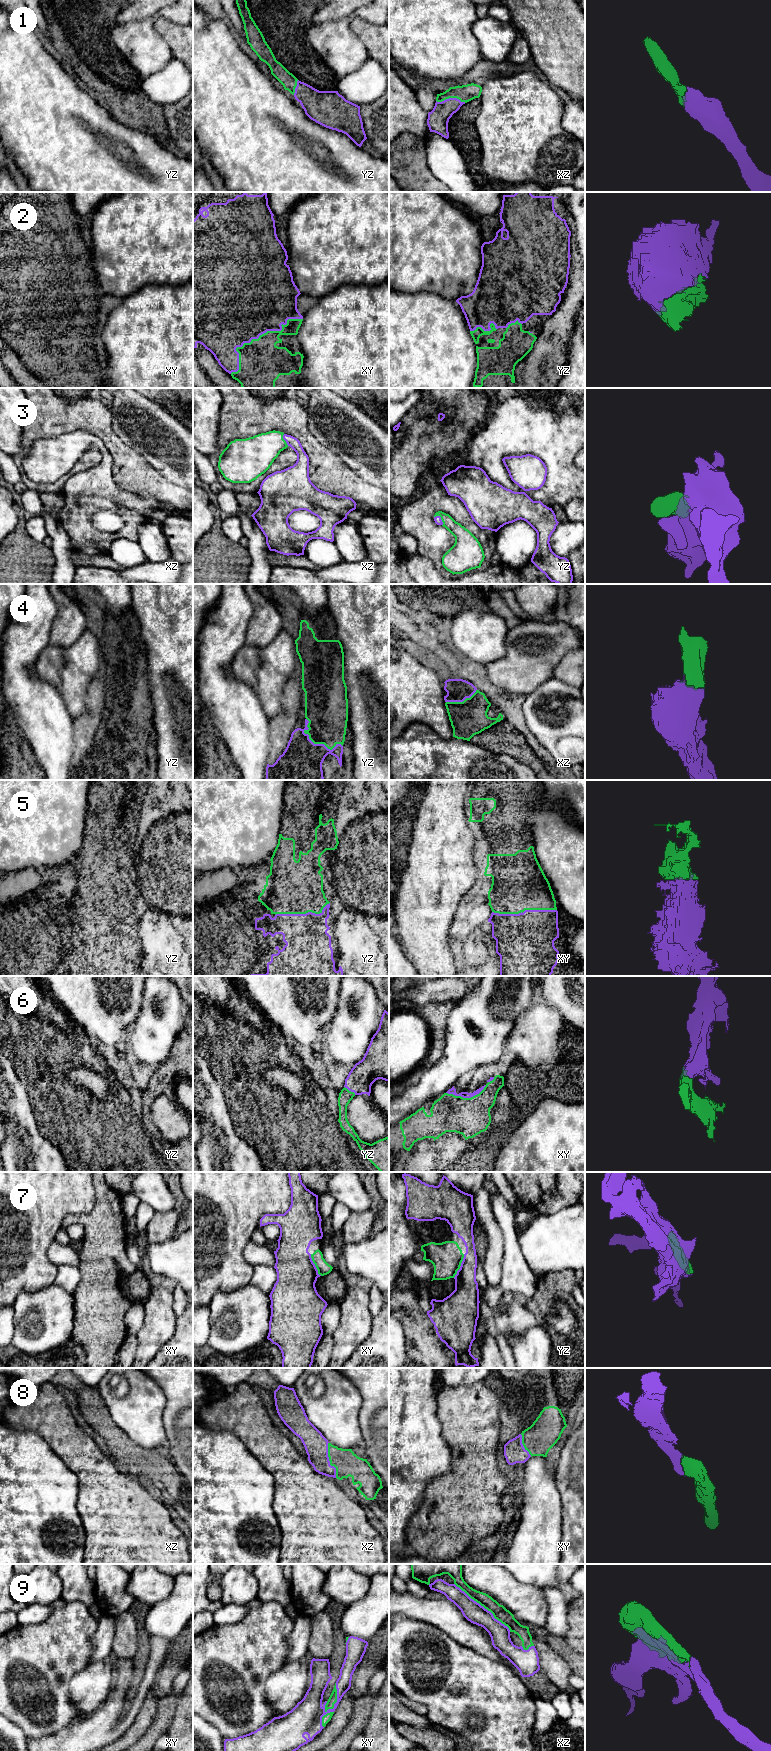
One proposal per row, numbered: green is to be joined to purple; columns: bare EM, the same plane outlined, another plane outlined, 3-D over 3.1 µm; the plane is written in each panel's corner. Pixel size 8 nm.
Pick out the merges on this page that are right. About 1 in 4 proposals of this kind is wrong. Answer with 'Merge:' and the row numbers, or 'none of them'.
Merge: 1, 2, 3, 4, 5, 6, 7, 8, 9

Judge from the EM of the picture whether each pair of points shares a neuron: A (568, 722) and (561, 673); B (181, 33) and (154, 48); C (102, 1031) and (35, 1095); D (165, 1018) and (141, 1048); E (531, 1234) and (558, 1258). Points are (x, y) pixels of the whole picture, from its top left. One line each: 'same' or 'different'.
A: different
B: different
C: different
D: same
E: same

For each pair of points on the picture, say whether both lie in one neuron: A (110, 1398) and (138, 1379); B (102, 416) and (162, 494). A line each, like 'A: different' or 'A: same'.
A: same
B: same

